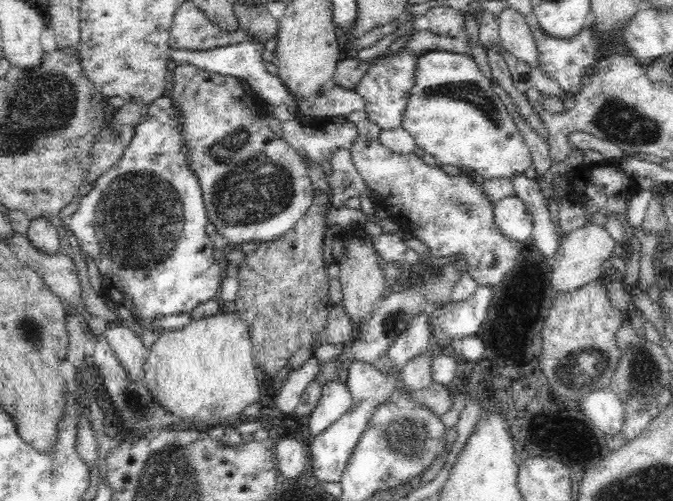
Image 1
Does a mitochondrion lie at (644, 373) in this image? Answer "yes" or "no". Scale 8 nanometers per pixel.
yes

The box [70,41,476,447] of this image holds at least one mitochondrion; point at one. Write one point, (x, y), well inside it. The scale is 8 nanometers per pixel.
(143, 215)

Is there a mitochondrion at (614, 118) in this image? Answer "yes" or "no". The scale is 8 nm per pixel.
yes

